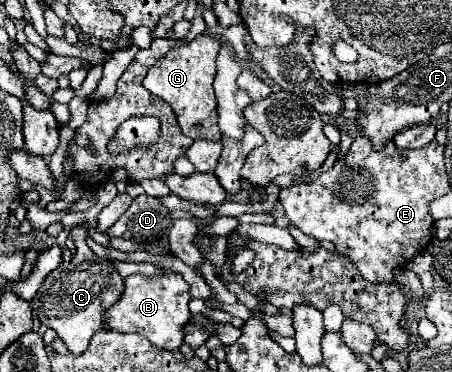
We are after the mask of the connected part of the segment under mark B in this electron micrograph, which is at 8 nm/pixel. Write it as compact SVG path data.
M162 268L162 272L164 274L152 278L144 274L128 276L124 280L126 290L122 298L106 310L104 328L118 332L134 332L148 338L154 346L162 350L178 350L184 344L184 326L192 316L188 310L188 302L192 298L190 286L180 274L168 268Z

